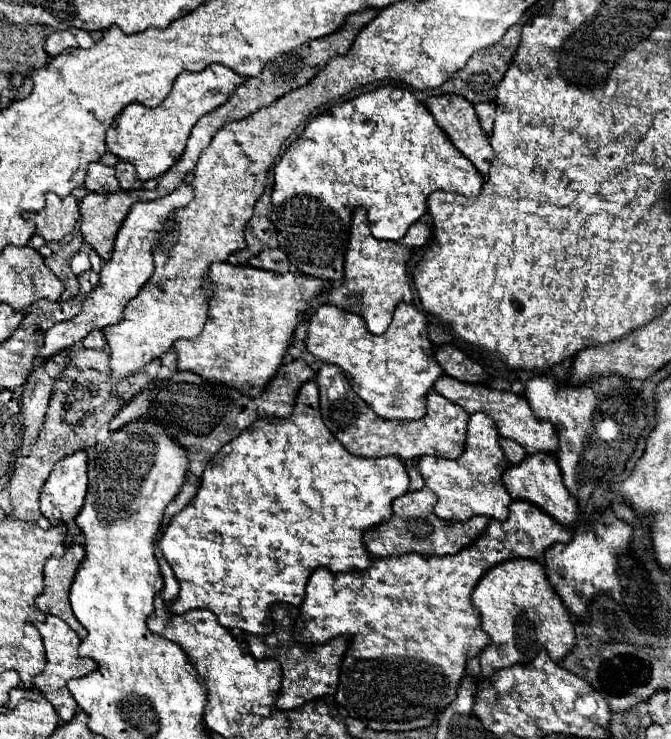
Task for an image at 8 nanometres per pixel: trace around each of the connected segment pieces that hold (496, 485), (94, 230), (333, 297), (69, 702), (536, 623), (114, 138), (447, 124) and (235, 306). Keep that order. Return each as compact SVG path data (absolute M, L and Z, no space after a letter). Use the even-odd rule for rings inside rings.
M484 413L470 415L468 423L468 437L466 449L460 459L438 459L438 457L422 457L418 461L418 471L430 487L438 495L438 503L434 513L446 521L468 521L474 515L486 515L496 521L508 519L508 505L512 497L502 485L502 473L510 467L502 447L500 447L500 433L494 421Z
M134 189L134 191L118 191L118 193L110 193L110 195L100 195L100 193L88 193L80 199L80 213L82 213L82 219L80 219L80 229L82 229L82 235L84 239L90 243L90 247L102 257L102 259L110 259L112 255L112 247L114 247L114 239L116 239L116 233L120 229L120 225L124 223L128 211L130 211L130 205L134 205L136 201L148 201L148 199L158 199L162 197L164 191L162 189L154 189L154 191L148 191L148 189Z
M362 207L354 211L352 217L352 233L350 243L346 251L346 263L344 263L344 279L342 285L330 293L330 301L346 311L352 311L360 317L364 317L366 327L372 335L380 335L388 329L392 321L392 313L398 303L412 303L412 289L406 277L406 263L412 257L412 249L424 247L432 237L432 229L428 223L414 223L408 233L404 235L404 267L394 267L396 263L396 241L380 241L372 237L368 229L368 217Z
M48 615L44 623L36 623L36 629L40 631L42 641L44 641L44 647L46 647L46 669L34 677L34 687L56 707L56 713L58 713L60 719L66 723L66 721L70 721L70 719L74 717L74 713L76 713L76 709L78 709L78 703L74 701L74 697L70 695L70 691L68 691L68 687L66 687L68 679L88 675L88 673L96 671L98 665L96 665L96 661L92 661L92 659L82 659L82 657L78 655L80 637L78 637L60 617Z
M512 559L488 569L472 593L472 603L478 607L482 627L492 639L480 653L484 679L492 679L490 671L530 663L540 649L546 649L548 657L554 663L560 663L576 645L574 621L562 605L562 599L550 587L544 565L534 559Z
M218 63L206 67L200 73L180 73L174 81L172 93L162 101L162 105L158 105L156 109L148 109L140 103L134 103L128 105L124 113L114 119L106 135L108 151L122 161L132 163L142 181L164 175L182 157L190 131L198 123L198 119L220 107L222 101L228 99L240 83L244 83L244 77Z
M440 95L440 97L430 97L426 101L426 107L430 109L430 113L434 115L434 119L438 121L438 125L442 127L442 131L450 137L450 141L456 145L456 149L466 155L474 165L476 169L484 175L484 179L488 179L488 171L490 171L490 163L494 159L494 151L492 151L492 145L488 141L488 135L482 131L480 127L480 121L476 117L476 111L474 111L474 105L470 101L466 101L464 97L458 97L458 95Z
M212 263L210 287L204 289L210 293L208 321L198 337L174 343L178 371L192 371L208 381L218 381L258 397L282 365L300 323L300 313L308 313L310 303L320 293L332 289L332 281L292 273L278 275L248 265Z

